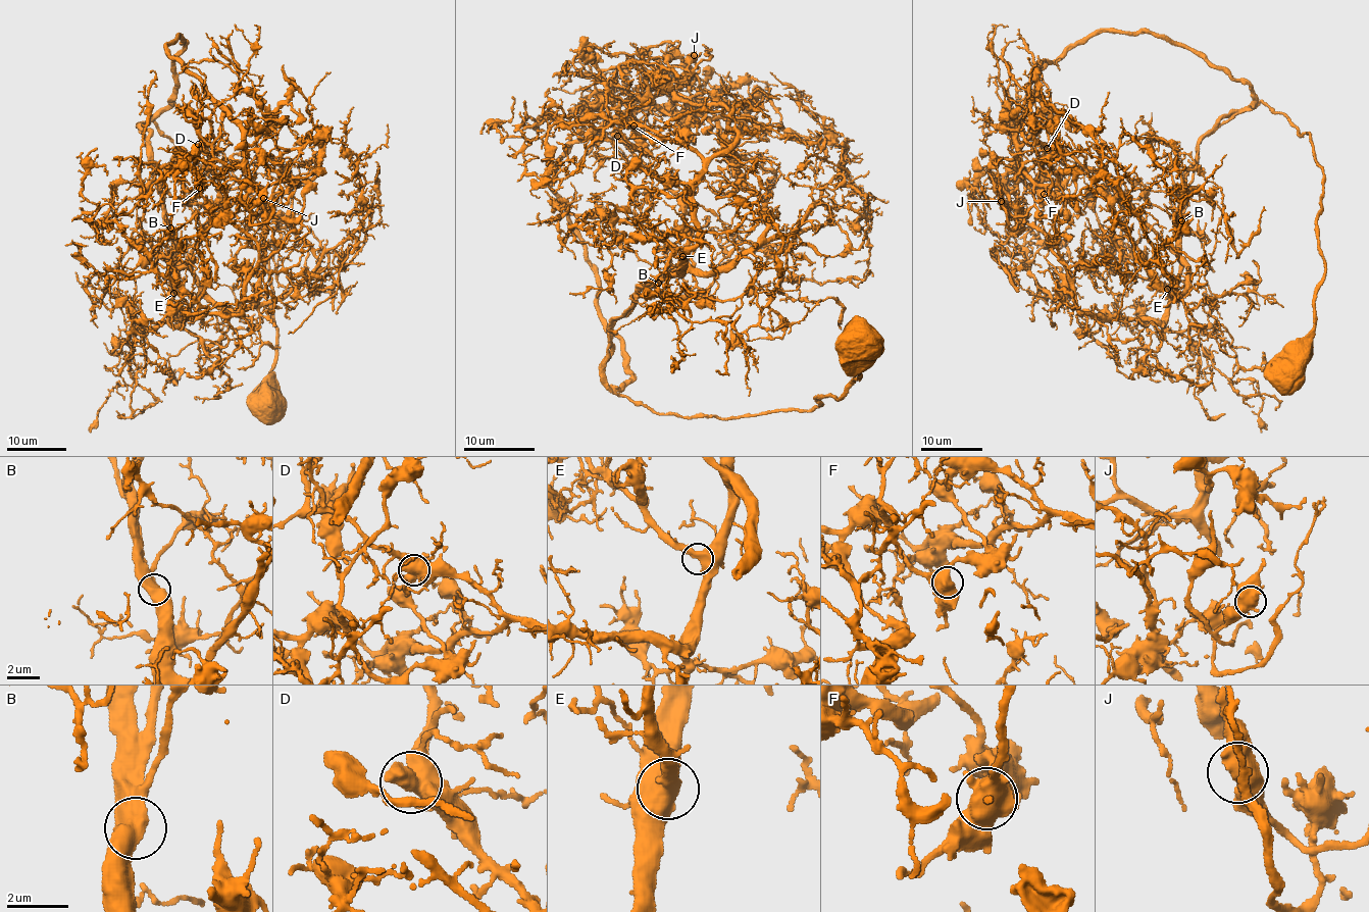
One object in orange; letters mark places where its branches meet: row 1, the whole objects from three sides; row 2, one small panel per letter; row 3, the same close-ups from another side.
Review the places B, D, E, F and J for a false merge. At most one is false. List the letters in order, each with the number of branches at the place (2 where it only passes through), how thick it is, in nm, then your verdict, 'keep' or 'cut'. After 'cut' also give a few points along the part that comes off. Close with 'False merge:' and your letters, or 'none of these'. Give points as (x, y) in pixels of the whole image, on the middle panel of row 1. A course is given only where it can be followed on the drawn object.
B: branches 2; calibre 650 nm; keep
D: branches 2; calibre 600 nm; keep
E: branches 2; calibre 550 nm; keep
F: branches 2; calibre 650 nm; keep
J: branches 2; calibre 650 nm; keep
False merge: none of these

